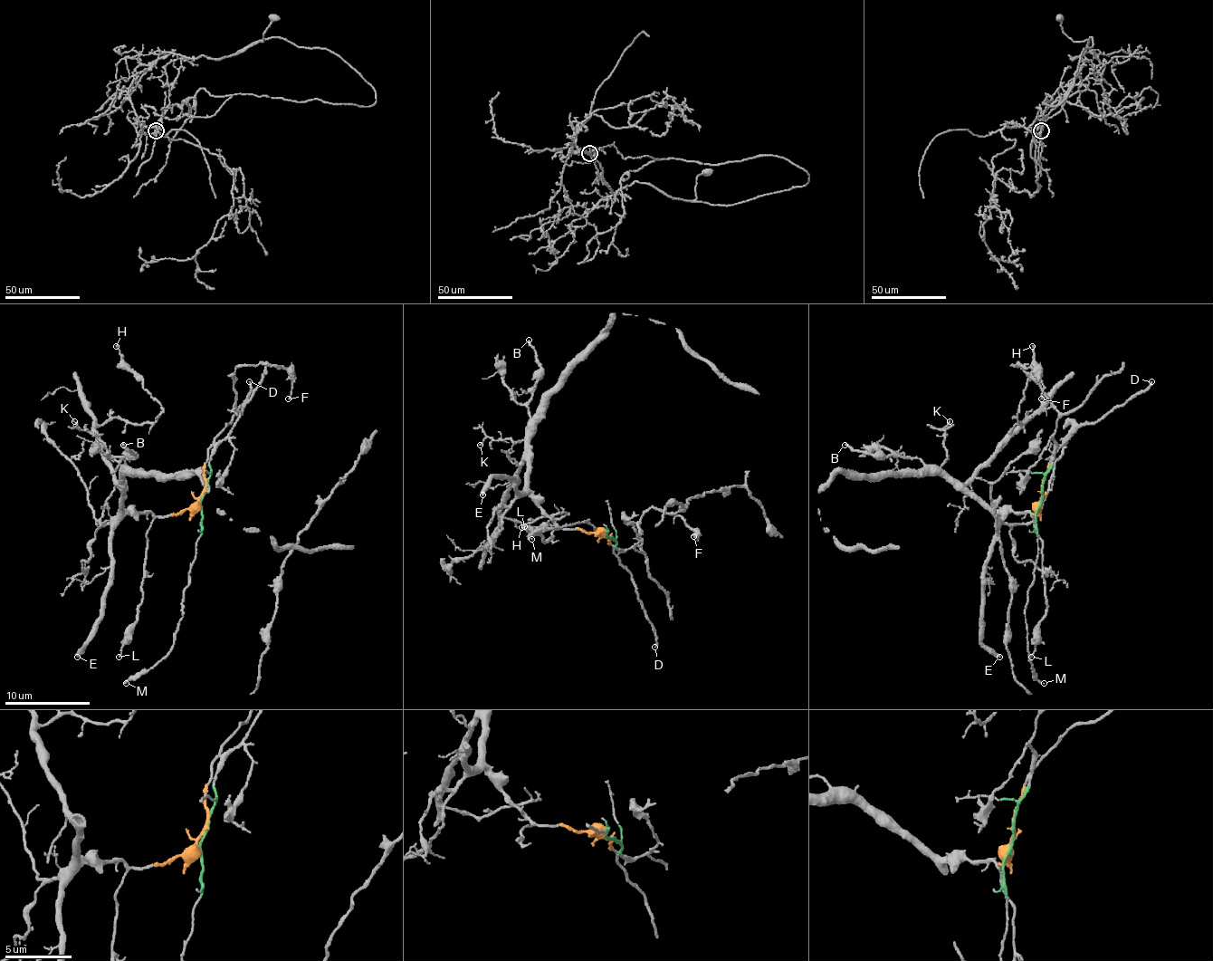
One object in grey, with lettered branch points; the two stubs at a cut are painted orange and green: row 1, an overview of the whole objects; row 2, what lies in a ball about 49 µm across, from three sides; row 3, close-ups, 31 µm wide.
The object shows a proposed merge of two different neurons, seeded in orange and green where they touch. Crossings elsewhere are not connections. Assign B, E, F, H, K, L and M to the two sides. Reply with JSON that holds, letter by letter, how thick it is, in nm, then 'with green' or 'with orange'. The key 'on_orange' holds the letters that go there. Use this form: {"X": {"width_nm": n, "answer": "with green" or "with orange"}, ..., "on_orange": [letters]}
{"B": {"width_nm": 220, "answer": "with orange"}, "E": {"width_nm": 360, "answer": "with orange"}, "F": {"width_nm": 140, "answer": "with green"}, "H": {"width_nm": 140, "answer": "with orange"}, "K": {"width_nm": 130, "answer": "with orange"}, "L": {"width_nm": 130, "answer": "with orange"}, "M": {"width_nm": 140, "answer": "with green"}, "on_orange": ["B", "E", "H", "K", "L"]}

